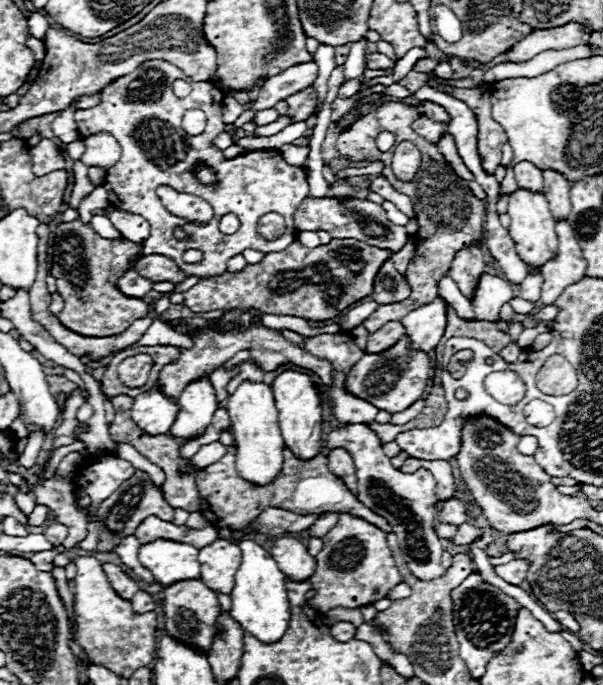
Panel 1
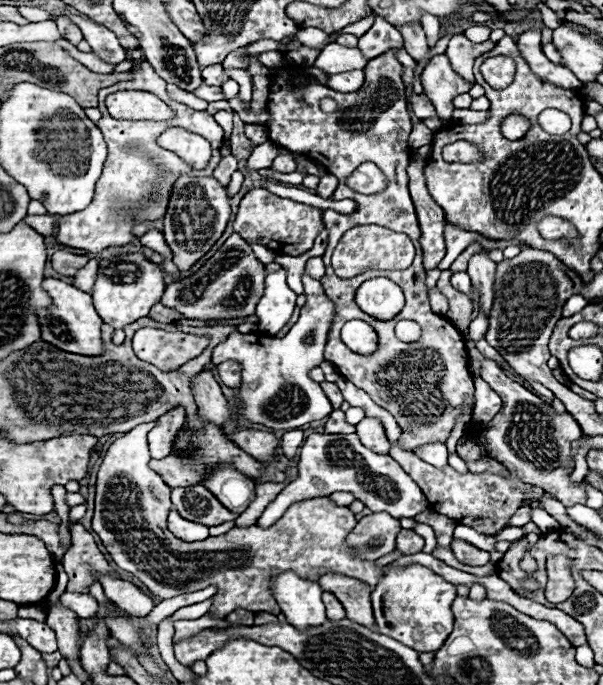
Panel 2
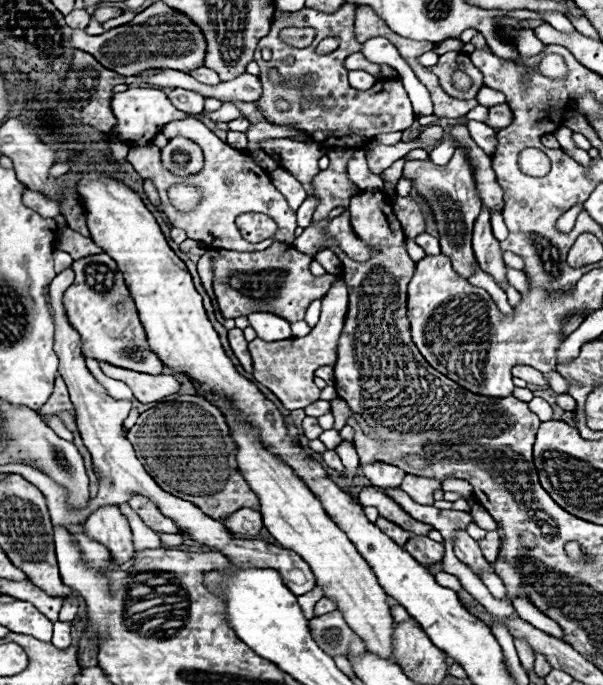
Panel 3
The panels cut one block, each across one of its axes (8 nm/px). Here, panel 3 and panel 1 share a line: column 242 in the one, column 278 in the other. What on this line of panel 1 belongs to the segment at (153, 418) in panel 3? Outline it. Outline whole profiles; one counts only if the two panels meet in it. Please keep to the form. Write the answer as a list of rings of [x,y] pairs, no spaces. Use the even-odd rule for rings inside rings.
[[[228,446],[228,452],[222,460],[210,464],[202,474],[198,474],[198,490],[200,490],[200,514],[214,528],[244,528],[248,526],[264,508],[286,508],[290,512],[302,514],[322,514],[322,512],[350,512],[368,520],[370,524],[382,528],[384,532],[392,532],[386,518],[370,512],[346,486],[334,476],[328,468],[328,458],[318,454],[314,460],[298,460],[292,456],[288,448],[284,448],[284,464],[282,474],[268,486],[252,486],[236,472],[236,446]],[[304,478],[324,478],[324,480],[304,480]]]

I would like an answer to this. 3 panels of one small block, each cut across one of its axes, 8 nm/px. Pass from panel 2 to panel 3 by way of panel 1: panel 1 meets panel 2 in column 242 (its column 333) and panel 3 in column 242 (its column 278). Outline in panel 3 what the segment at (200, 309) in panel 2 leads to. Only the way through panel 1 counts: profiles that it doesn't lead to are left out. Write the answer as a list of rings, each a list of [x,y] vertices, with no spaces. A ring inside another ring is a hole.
[[[274,242],[262,252],[236,252],[212,248],[212,270],[214,270],[214,294],[224,318],[248,316],[250,312],[276,312],[290,322],[304,320],[306,308],[312,300],[326,296],[336,276],[312,276],[310,264],[314,256],[298,252],[294,246]]]

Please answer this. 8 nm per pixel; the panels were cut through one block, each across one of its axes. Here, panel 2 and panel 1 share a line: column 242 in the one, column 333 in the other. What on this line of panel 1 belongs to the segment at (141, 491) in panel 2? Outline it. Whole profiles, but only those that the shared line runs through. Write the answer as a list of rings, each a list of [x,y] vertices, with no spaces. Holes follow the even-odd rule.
[[[340,514],[338,524],[322,538],[324,548],[316,556],[316,574],[312,576],[312,590],[316,592],[308,604],[318,612],[332,608],[360,608],[382,600],[388,592],[402,582],[394,564],[392,552],[386,544],[386,532],[358,516]]]

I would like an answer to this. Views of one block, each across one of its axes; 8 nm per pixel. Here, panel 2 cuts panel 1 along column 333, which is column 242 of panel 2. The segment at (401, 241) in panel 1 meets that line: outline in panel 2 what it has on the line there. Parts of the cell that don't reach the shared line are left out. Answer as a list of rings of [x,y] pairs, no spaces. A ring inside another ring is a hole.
[[[252,188],[240,202],[238,212],[234,216],[234,230],[252,242],[258,242],[274,252],[300,256],[308,252],[324,228],[322,210],[316,206],[306,206],[302,202],[294,202],[290,198],[280,198],[270,194],[264,188]]]

